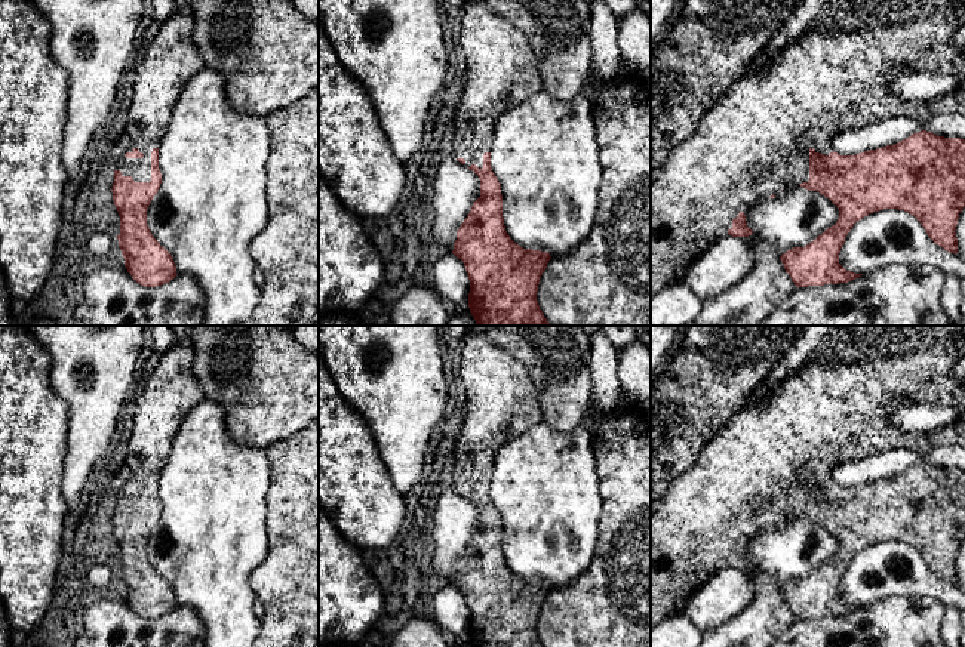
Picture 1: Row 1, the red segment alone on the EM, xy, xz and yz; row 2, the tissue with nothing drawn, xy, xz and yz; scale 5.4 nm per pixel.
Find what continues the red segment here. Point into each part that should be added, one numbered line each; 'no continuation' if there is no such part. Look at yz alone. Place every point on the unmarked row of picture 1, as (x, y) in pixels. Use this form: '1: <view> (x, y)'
1: yz (752, 475)

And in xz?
1: xz (501, 401)

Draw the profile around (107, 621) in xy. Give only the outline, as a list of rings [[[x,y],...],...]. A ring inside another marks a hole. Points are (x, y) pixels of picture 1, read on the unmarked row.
[[[119,594],[92,595],[82,609],[80,625],[73,647],[205,647],[205,625],[193,609],[179,606],[162,617],[145,619]]]

